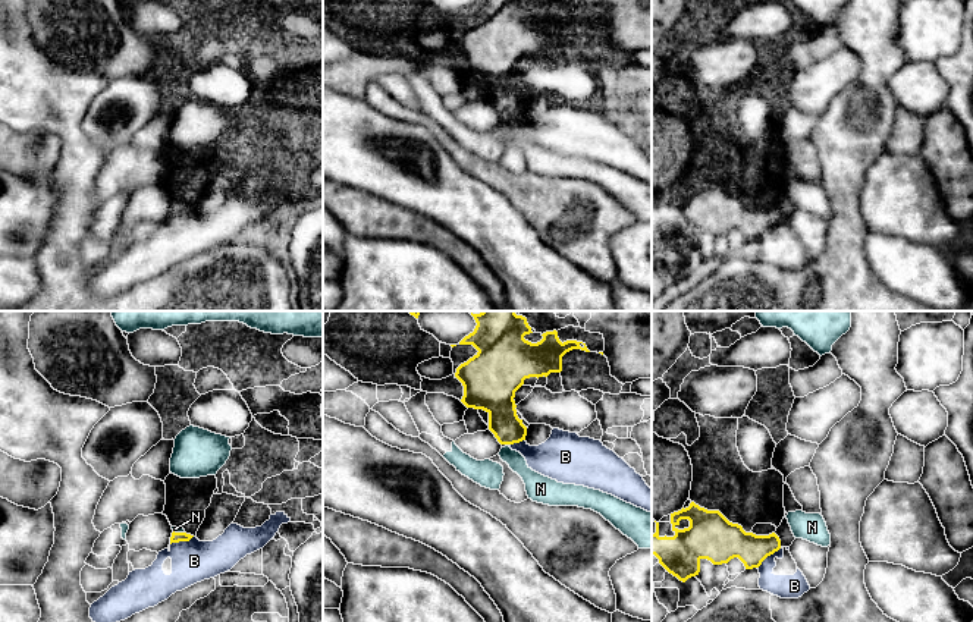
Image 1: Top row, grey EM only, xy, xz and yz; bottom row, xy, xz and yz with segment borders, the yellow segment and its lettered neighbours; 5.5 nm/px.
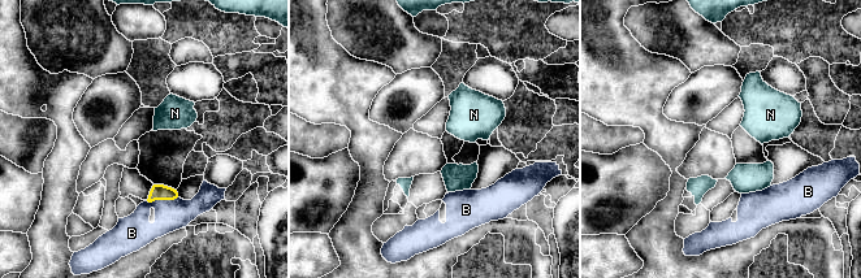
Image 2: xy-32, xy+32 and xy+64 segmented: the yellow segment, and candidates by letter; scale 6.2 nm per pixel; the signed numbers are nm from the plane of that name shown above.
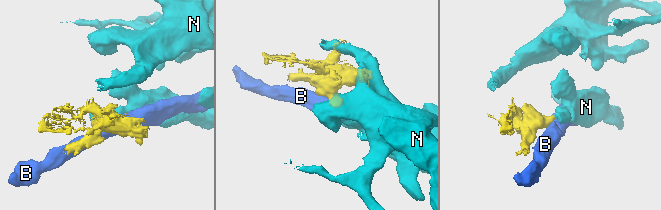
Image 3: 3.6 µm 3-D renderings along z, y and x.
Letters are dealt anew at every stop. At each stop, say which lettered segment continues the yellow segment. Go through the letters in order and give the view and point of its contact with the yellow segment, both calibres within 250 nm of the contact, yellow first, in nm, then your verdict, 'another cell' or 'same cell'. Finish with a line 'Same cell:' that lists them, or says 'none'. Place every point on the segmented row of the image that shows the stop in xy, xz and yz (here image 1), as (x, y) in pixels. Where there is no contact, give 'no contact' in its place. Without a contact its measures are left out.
B: yz (768, 555) | 200/130 nm | another cell
N: xy (179, 533) | 60/30 nm | another cell
Same cell: none

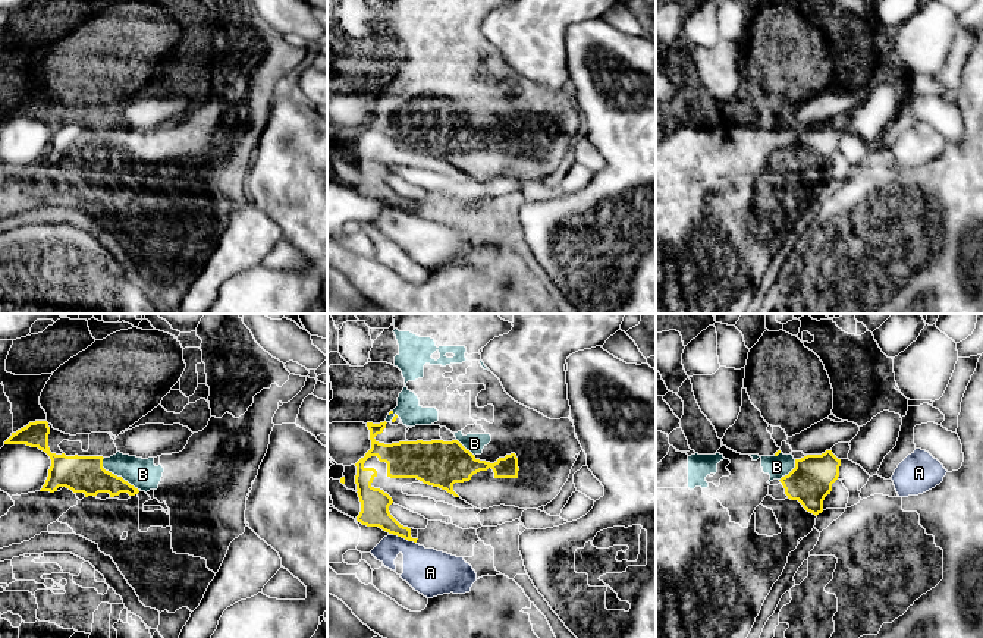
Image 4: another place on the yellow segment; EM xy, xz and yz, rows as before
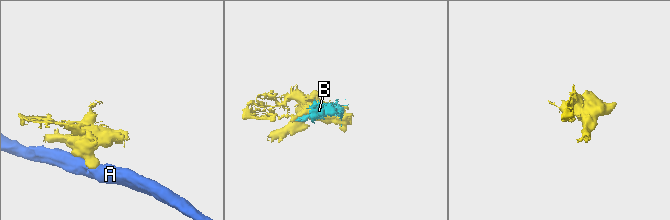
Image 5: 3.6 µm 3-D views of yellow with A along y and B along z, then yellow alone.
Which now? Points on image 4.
A: xz (405, 538) | 160/260 nm | another cell
B: xy (116, 475) | 200/170 nm | same cell
Same cell: B

